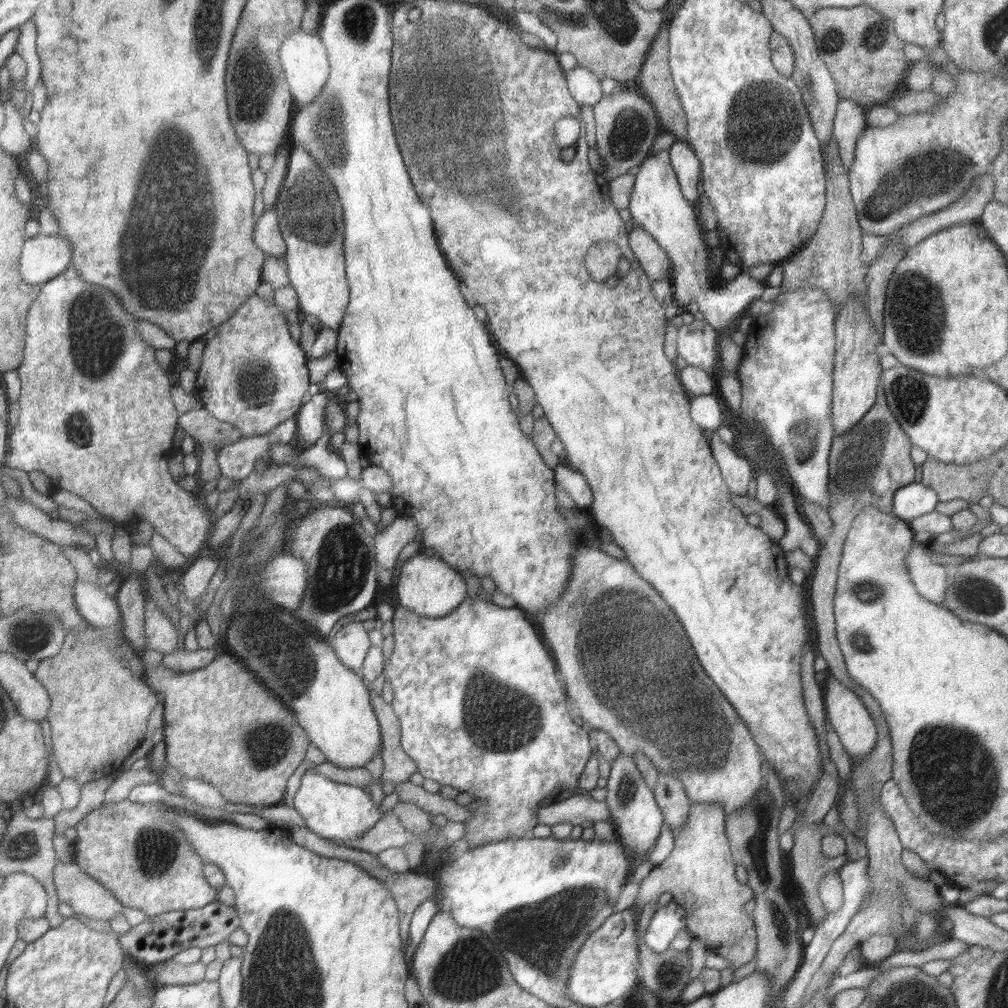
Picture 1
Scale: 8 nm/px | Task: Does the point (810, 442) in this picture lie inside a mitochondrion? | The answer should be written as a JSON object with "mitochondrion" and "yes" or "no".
{"mitochondrion":"yes"}

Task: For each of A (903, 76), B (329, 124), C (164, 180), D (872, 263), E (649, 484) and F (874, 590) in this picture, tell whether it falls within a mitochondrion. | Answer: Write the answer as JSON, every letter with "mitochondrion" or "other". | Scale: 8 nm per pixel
{"A":"other","B":"mitochondrion","C":"mitochondrion","D":"other","E":"mitochondrion","F":"mitochondrion"}

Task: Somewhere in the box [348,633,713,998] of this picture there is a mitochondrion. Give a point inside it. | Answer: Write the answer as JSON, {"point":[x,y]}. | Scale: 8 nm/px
{"point":[540,936]}

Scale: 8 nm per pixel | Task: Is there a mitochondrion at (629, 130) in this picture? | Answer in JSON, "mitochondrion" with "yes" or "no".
{"mitochondrion":"yes"}

